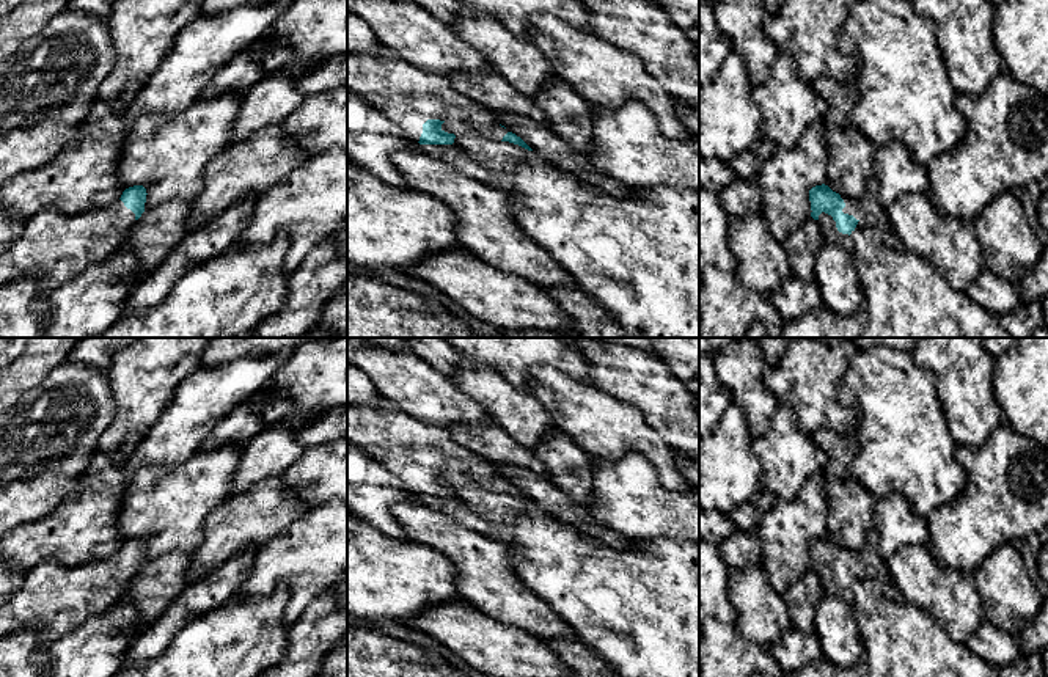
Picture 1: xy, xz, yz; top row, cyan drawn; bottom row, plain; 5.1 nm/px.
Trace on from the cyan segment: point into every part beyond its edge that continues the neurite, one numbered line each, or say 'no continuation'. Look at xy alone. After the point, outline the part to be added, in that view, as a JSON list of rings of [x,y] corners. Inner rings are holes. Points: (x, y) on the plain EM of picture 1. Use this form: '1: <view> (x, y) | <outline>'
1: xy (55, 599) | [[[121,551],[105,561],[80,567],[44,561],[27,572],[22,587],[0,606],[0,636],[36,627],[39,642],[49,646],[80,627],[88,617],[118,605],[135,573],[135,565]]]

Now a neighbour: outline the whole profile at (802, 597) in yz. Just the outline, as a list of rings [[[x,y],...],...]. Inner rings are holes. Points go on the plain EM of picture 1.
[[[812,569],[782,594],[793,628],[804,633],[814,631],[815,605],[822,595],[820,578]]]

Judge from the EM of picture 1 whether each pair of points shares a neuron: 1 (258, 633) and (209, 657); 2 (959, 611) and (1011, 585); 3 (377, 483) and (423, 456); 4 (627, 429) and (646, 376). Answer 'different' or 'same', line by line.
1: same
2: different
3: different
4: different

